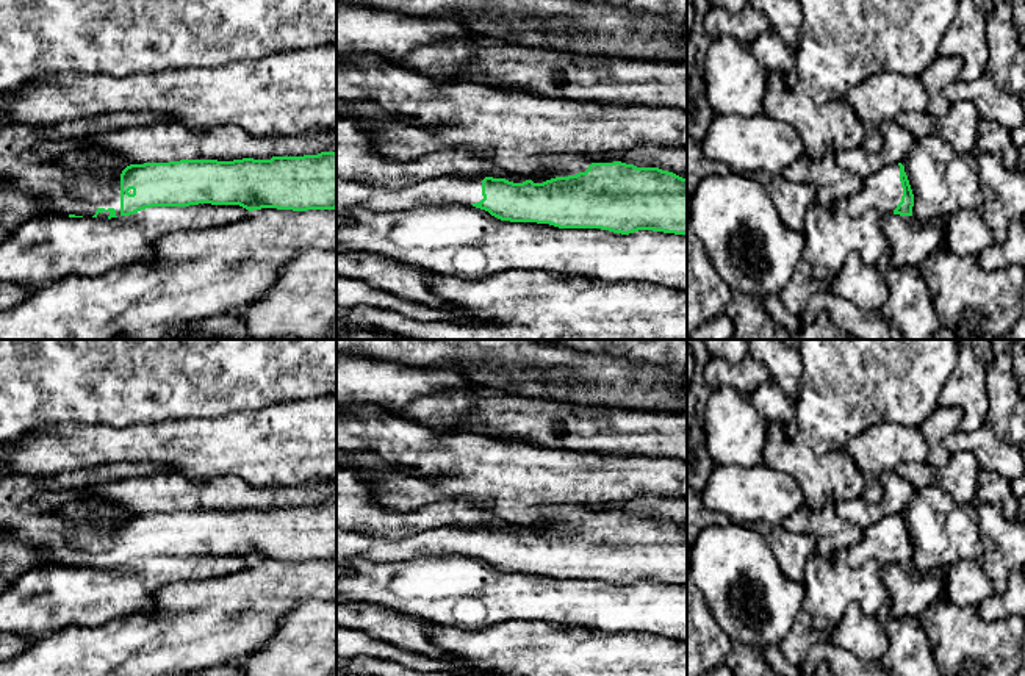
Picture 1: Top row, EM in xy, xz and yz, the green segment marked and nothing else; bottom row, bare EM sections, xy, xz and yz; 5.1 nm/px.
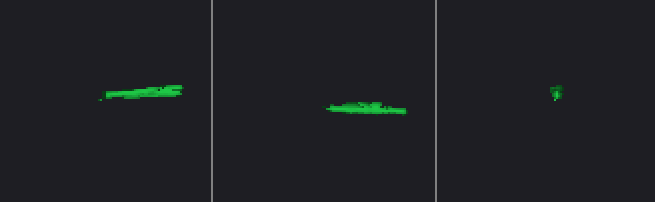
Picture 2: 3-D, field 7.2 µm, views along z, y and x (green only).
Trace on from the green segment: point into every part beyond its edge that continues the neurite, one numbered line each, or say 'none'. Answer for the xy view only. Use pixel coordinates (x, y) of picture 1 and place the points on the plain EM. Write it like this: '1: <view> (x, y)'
1: xy (35, 529)

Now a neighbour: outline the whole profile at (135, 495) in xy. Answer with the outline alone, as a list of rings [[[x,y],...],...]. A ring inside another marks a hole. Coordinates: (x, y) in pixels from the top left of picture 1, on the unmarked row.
[[[160,473],[152,477],[120,479],[83,490],[44,490],[34,494],[30,505],[41,513],[58,510],[70,502],[89,505],[110,502],[133,515],[180,510],[233,512],[318,505],[333,493],[336,493],[336,482],[311,482],[304,487],[254,487],[232,476],[196,484],[175,473]]]

